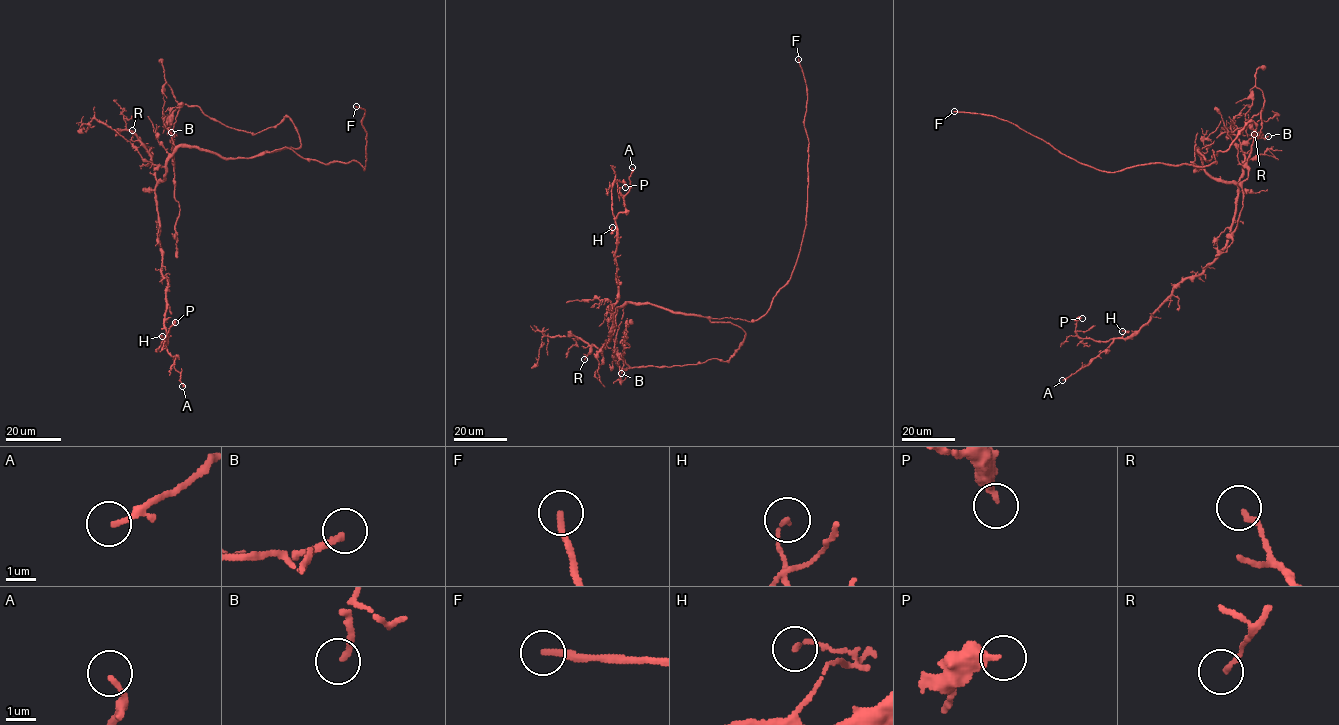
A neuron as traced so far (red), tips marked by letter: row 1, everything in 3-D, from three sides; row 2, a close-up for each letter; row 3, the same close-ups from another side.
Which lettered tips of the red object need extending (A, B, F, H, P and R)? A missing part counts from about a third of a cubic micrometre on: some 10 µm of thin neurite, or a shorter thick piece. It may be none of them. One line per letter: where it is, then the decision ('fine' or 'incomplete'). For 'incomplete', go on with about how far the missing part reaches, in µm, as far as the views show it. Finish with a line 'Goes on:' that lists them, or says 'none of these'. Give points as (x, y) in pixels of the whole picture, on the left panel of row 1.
A: place (182, 386); fine
B: place (171, 132); incomplete; missing 6 µm
F: place (356, 106); incomplete; missing 20 µm
H: place (162, 336); fine
P: place (175, 322); fine
R: place (132, 130); fine
Goes on: B, F

